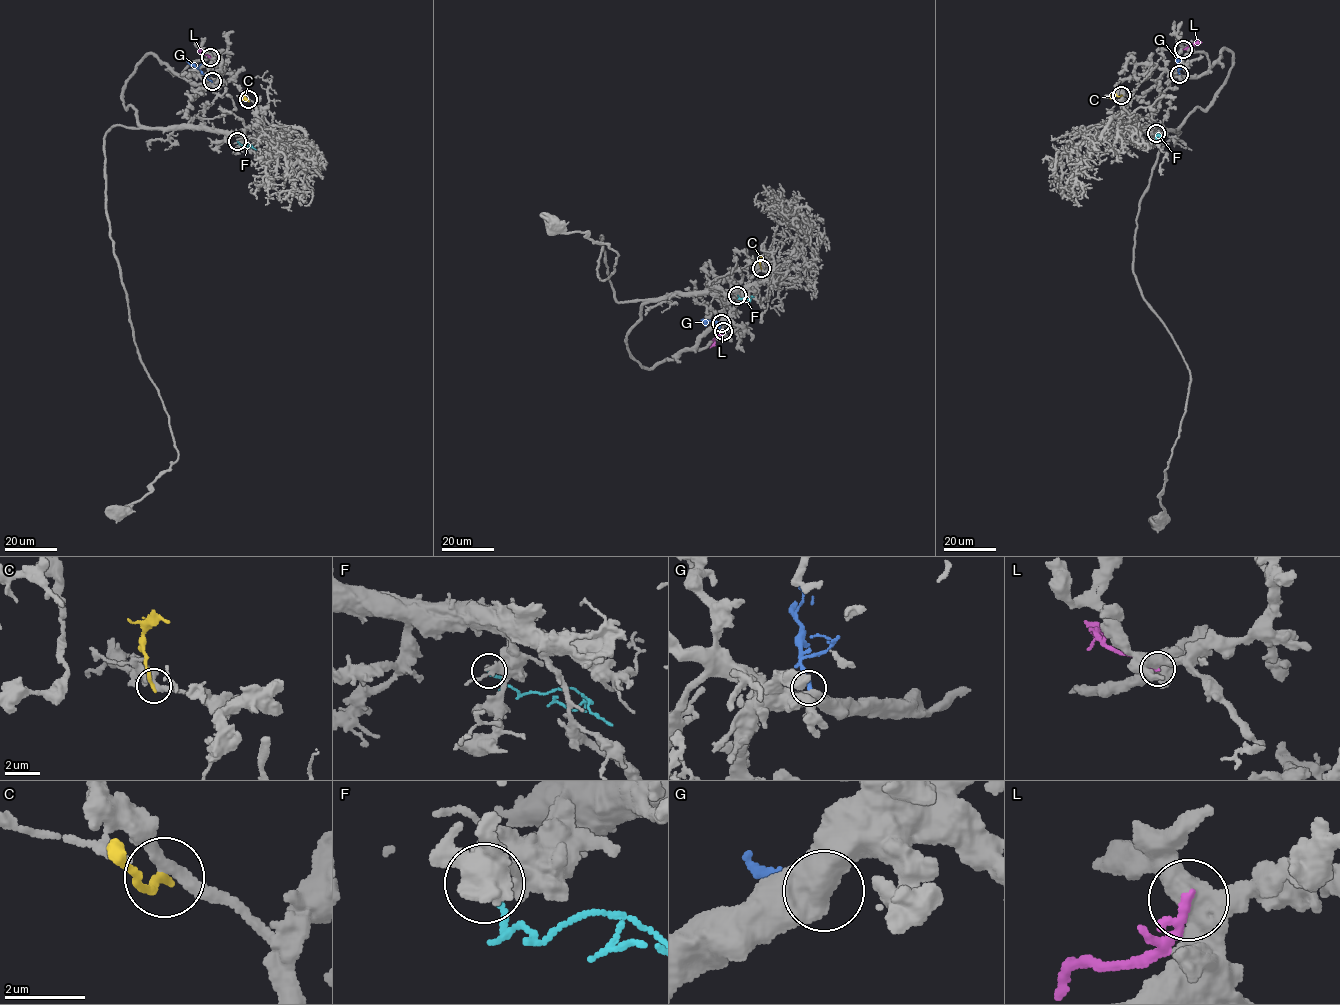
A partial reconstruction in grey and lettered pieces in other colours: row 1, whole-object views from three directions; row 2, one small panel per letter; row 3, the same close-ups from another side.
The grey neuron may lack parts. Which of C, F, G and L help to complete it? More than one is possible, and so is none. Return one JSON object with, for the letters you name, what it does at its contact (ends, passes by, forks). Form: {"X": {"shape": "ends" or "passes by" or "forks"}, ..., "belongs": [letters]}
{"belongs": []}

